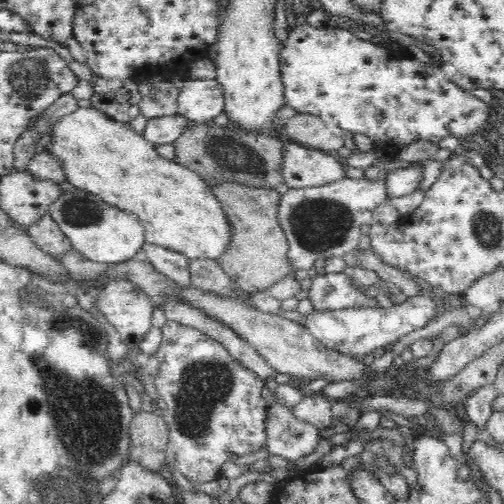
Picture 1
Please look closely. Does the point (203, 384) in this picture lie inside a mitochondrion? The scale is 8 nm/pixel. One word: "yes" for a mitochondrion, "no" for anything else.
yes

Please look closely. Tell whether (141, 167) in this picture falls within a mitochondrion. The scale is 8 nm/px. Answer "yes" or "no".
no

